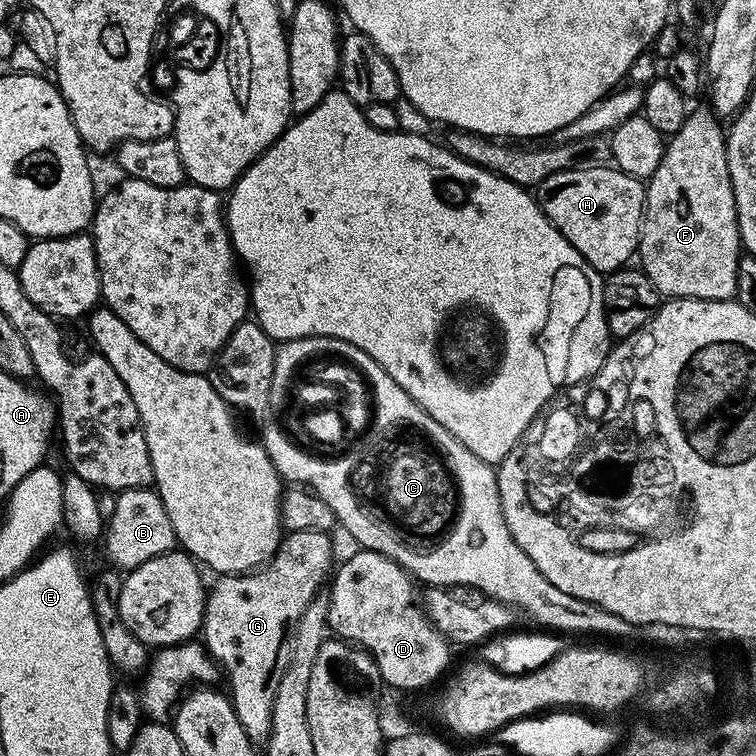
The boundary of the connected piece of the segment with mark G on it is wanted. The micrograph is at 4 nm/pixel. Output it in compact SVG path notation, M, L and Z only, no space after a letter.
M288 532L271 560L247 574L221 575L207 593L202 640L219 667L228 671L227 691L234 714L257 746L270 734L274 694L288 665L291 635L333 567L328 539L323 532Z

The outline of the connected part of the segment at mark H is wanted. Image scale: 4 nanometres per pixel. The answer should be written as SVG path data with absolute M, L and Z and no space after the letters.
M573 166L564 172L555 172L543 182L535 185L536 202L544 212L544 217L560 231L562 238L582 254L584 263L593 272L607 274L625 267L628 260L637 255L640 247L640 224L644 221L645 185L615 166L594 168L591 166Z

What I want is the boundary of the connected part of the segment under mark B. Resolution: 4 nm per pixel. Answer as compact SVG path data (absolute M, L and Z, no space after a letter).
M131 488L116 496L114 512L103 529L103 542L104 552L112 563L109 565L116 570L131 570L142 566L142 562L150 562L150 558L158 558L158 554L173 551L177 538L158 493L152 488Z

